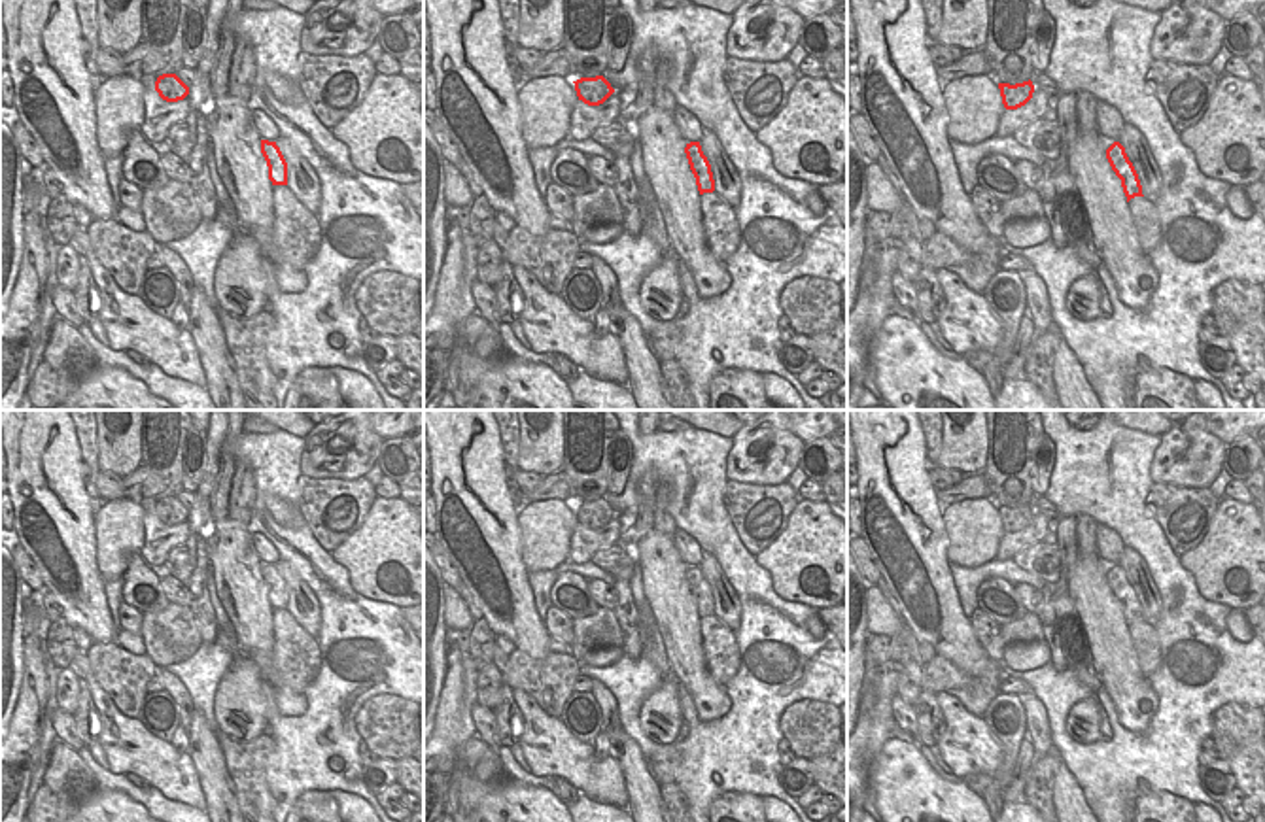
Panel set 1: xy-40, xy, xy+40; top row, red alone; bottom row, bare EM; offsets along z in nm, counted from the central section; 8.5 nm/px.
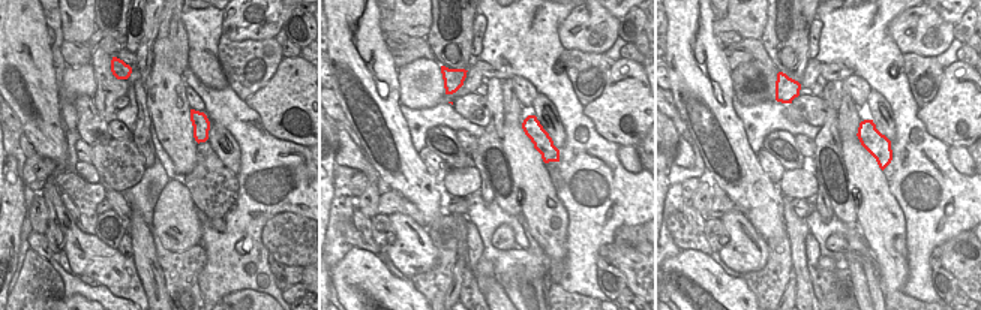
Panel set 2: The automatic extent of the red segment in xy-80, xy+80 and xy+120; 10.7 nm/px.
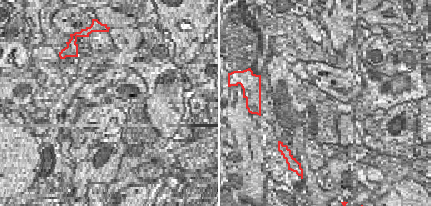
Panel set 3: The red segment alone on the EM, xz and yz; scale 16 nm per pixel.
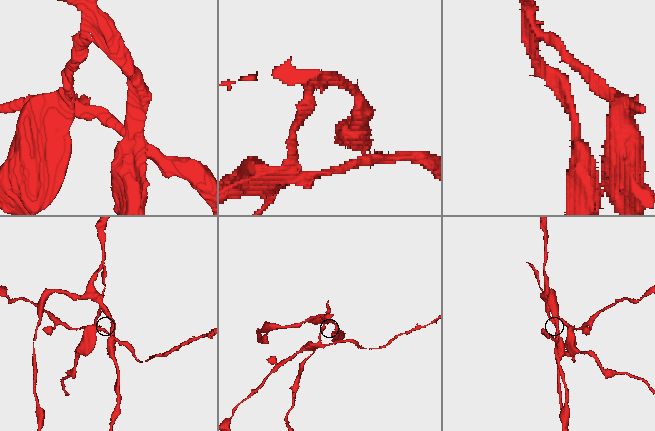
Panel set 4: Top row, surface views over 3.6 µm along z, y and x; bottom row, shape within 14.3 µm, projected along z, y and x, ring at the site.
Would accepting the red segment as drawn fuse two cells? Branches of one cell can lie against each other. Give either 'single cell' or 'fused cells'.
fused cells

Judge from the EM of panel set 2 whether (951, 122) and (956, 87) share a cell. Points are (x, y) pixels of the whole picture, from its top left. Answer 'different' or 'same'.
same

